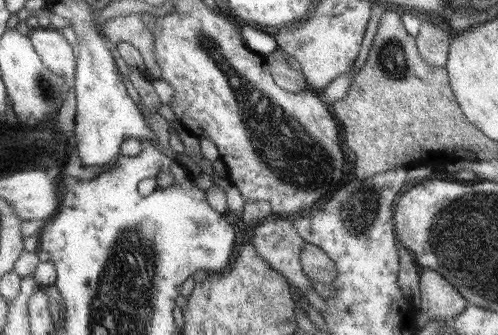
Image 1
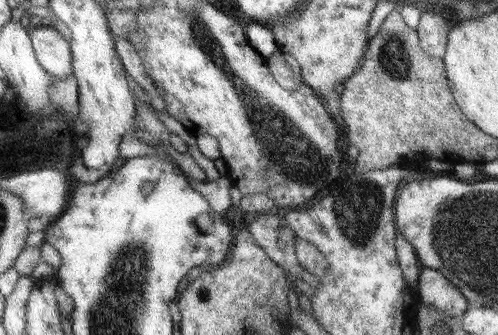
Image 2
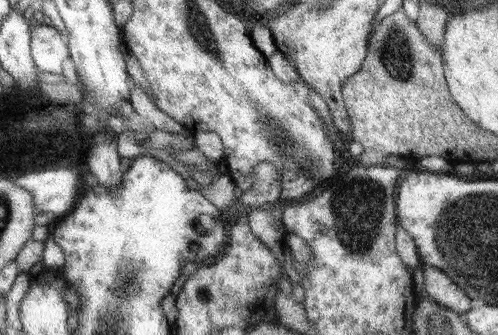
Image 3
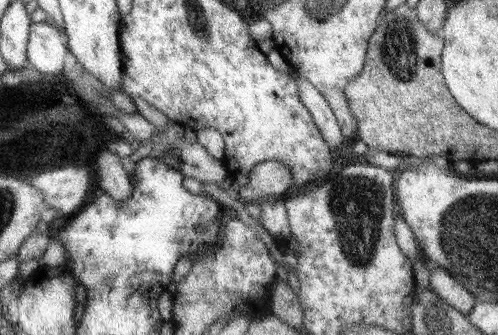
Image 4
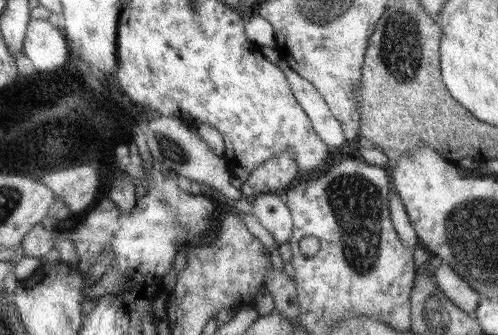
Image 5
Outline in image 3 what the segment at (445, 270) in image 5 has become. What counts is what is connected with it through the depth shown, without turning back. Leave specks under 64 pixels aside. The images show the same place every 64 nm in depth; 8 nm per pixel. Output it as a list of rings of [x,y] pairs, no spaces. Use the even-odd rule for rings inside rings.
[[[423,266],[421,272],[423,272],[423,292],[425,296],[433,298],[435,304],[455,312],[457,316],[467,314],[467,310],[475,306],[475,302],[455,282],[451,282],[447,274],[439,272],[433,266]]]

